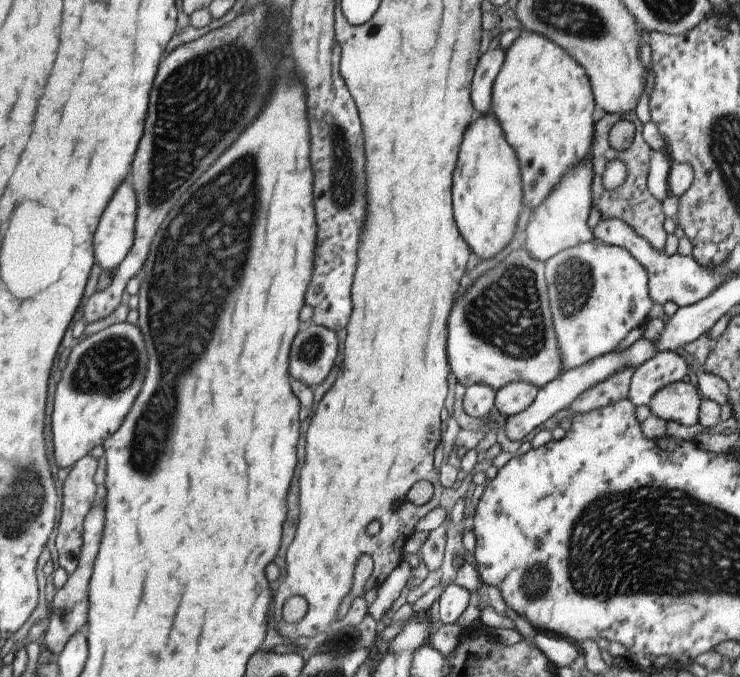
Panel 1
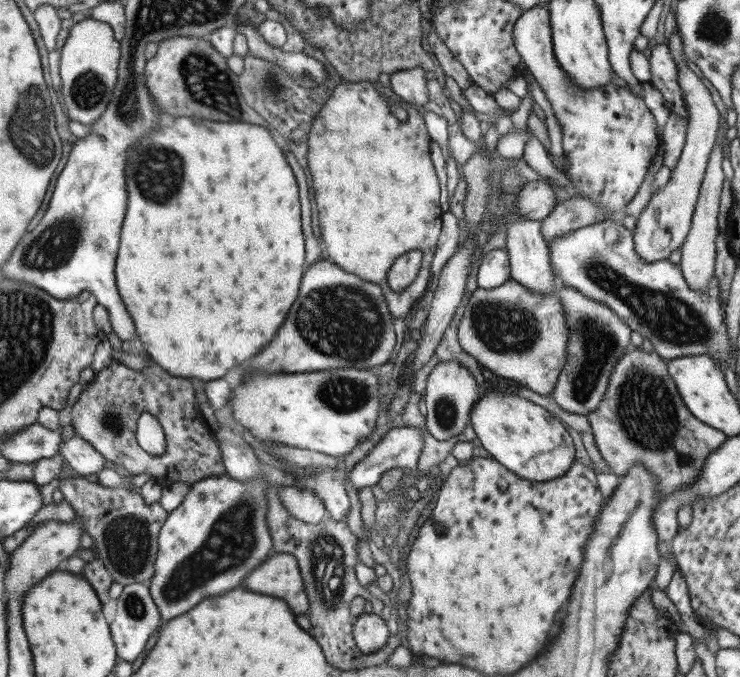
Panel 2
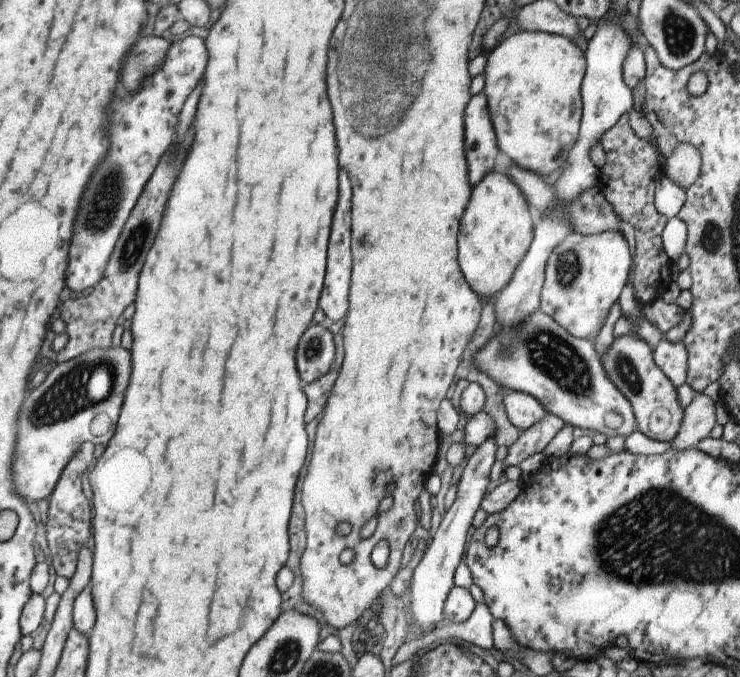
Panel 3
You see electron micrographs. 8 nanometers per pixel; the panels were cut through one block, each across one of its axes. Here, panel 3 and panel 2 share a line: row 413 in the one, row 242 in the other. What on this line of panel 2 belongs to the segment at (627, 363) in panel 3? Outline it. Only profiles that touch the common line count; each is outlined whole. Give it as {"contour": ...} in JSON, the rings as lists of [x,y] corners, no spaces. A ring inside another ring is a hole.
{"contour":[[[678,30],[671,34],[665,44],[671,59],[677,67],[678,86],[687,111],[686,135],[676,166],[670,170],[669,181],[658,187],[655,193],[650,194],[647,205],[641,209],[641,212],[636,217],[632,240],[635,252],[643,262],[657,262],[657,260],[667,259],[673,250],[680,248],[683,244],[691,226],[691,217],[699,194],[699,187],[701,186],[703,174],[705,174],[706,163],[710,153],[713,151],[717,126],[719,126],[719,113],[715,109],[715,105],[713,105],[709,90],[705,88],[703,82],[685,64],[687,60],[684,56]]]}

